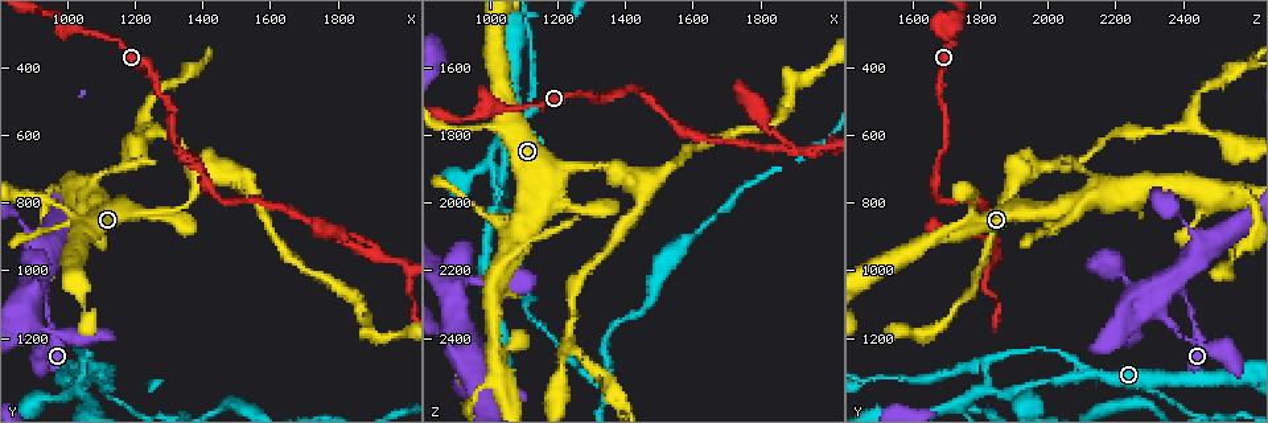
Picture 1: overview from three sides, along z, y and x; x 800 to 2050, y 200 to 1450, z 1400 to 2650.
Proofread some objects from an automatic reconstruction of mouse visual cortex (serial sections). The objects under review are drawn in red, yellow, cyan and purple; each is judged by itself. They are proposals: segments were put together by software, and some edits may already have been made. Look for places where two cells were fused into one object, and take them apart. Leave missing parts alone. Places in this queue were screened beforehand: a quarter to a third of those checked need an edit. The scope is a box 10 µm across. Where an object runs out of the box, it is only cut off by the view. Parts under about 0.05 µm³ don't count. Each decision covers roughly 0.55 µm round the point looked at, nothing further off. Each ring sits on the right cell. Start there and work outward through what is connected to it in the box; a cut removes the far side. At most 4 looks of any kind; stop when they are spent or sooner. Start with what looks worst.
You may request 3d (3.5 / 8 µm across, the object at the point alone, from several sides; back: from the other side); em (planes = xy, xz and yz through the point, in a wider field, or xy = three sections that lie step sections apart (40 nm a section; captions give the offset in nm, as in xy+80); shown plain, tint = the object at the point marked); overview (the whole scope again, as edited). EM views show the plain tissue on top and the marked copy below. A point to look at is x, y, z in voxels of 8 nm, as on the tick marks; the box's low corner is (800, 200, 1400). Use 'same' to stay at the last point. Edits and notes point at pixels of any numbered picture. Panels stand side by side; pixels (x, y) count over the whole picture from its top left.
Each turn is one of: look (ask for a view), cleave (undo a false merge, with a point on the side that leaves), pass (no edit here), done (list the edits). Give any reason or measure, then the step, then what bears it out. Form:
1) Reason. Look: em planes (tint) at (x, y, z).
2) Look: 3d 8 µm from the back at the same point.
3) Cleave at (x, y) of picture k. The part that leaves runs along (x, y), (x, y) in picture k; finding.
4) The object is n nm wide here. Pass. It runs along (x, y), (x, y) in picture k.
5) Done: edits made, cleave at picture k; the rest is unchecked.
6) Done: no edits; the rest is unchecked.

Four-way junction. Look: 3d 3.5 µm at (1030, 1350, 1820).

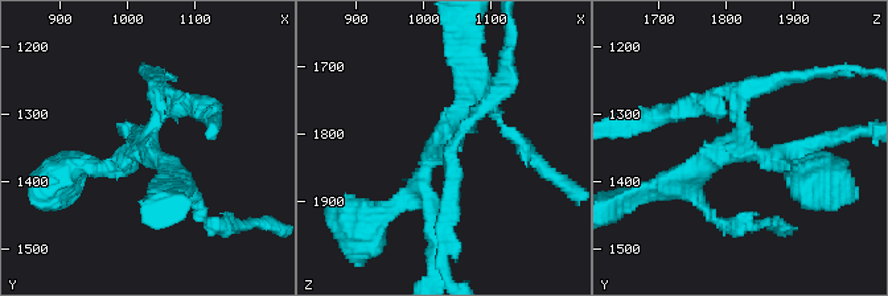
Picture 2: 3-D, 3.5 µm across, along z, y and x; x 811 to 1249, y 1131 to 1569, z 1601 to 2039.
4 arms meet here; the arms are 150, 200, 200, 250 nm wide. Look: em xy step 5 (tint) at (1025, 1350, 1825).

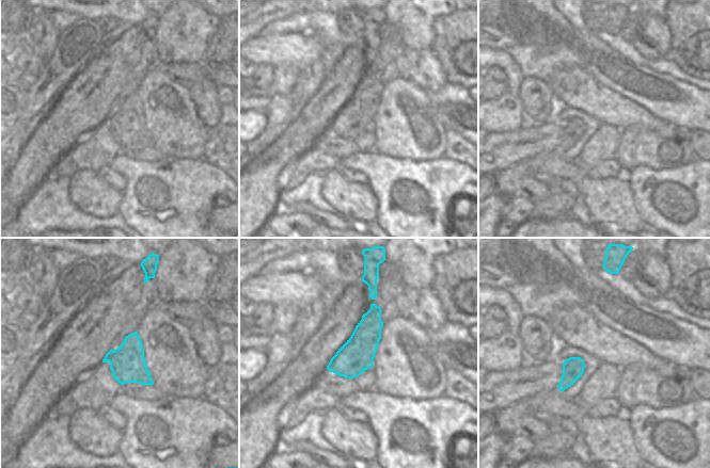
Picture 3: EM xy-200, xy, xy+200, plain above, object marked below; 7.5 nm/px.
Cleave at (456, 176) of picture 2. The part that leaves runs along (741, 114), (765, 82), (843, 70) in picture 2; a second cell is stuck on.

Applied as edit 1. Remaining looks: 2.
Three-way junction. Look: em xy step 2 (tint) at (1830, 930, 1840).

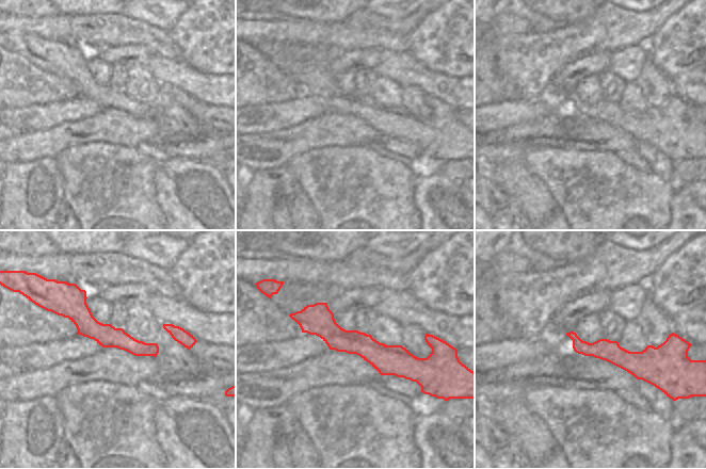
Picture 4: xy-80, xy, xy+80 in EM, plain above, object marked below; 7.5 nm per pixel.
Look: 3d 3.5 µm at the same point.

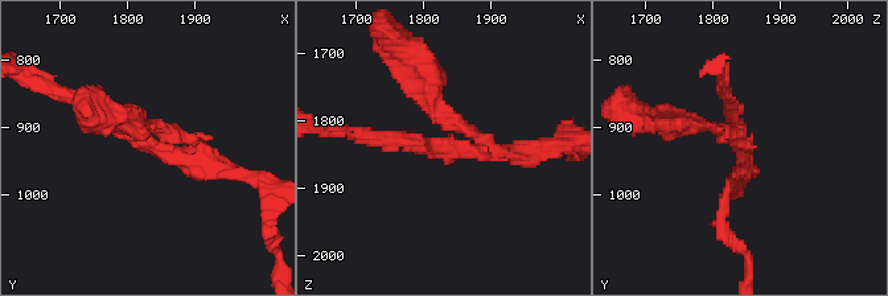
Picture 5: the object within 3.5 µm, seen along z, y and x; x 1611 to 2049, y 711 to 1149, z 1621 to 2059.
The arms are 200, 250, 250 nm wide. Pass. It runs along (374, 136), (447, 146), (427, 74) in picture 5; one cell here.

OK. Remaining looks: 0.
Done: edits made, cleave at picture 2; the rest is unchecked.

